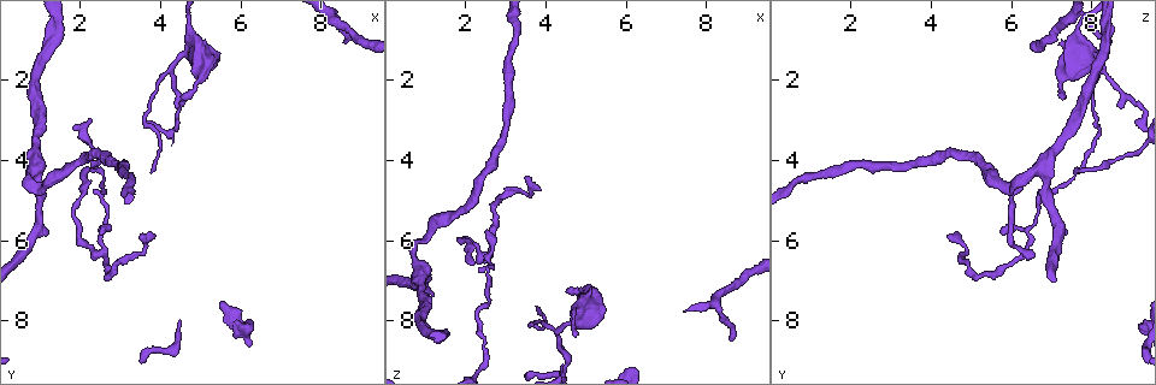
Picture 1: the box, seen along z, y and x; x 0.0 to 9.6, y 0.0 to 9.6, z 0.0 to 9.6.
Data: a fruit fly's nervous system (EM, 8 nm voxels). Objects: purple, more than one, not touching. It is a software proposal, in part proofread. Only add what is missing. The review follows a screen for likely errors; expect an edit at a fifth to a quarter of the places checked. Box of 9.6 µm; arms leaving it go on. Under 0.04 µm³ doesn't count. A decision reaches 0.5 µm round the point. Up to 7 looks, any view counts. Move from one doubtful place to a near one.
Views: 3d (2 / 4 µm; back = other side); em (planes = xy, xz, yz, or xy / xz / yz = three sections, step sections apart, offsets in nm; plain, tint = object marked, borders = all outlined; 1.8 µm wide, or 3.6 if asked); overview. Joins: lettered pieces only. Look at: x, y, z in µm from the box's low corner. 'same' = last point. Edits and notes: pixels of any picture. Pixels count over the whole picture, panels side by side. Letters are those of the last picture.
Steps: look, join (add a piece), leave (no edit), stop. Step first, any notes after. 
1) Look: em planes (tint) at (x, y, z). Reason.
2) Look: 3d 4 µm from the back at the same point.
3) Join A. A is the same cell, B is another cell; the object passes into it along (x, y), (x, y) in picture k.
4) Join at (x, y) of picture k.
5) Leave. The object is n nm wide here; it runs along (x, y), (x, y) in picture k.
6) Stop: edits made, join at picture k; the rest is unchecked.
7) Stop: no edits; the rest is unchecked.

Look: 3d 4 µm at (2.40, 6.30, 6.45). A fork.

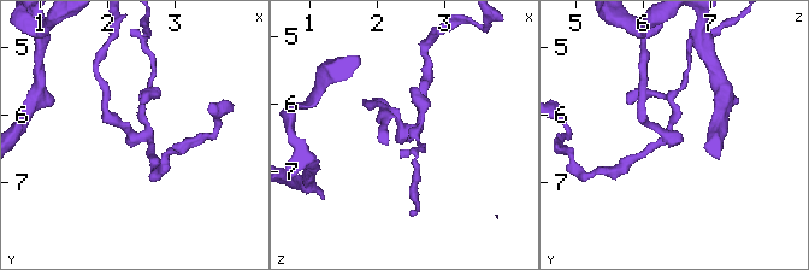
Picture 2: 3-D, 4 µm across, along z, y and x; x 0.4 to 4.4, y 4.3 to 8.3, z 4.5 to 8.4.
Look: em xy step 16 (borders) at (2.50, 6.30, 6.45). Shape alone is not enough.

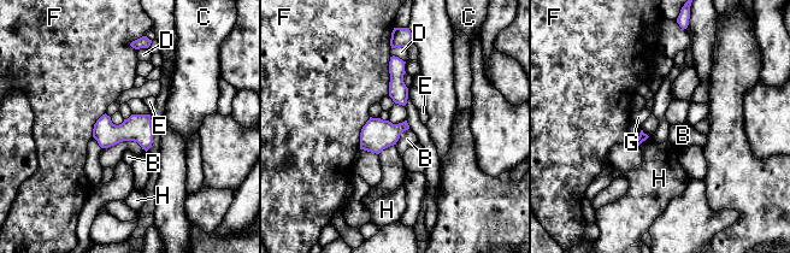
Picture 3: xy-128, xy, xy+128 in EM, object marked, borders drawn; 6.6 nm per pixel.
Look: em planes (borders) at the same point.

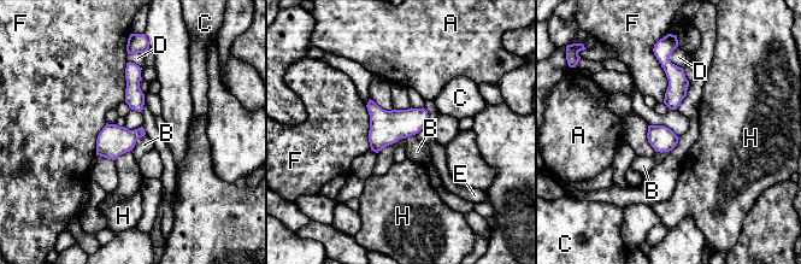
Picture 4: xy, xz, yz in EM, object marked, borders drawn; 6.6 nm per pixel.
Leave. The object is 170 nm wide here; A, B, C, D, E, F and H are other cells; a border runs along (145, 134), (131, 150) in picture 4; no lettered piece goes on from it.

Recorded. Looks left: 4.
Look: 3d 2 µm at (3.50, 5.90, 4.40). Tapers out.

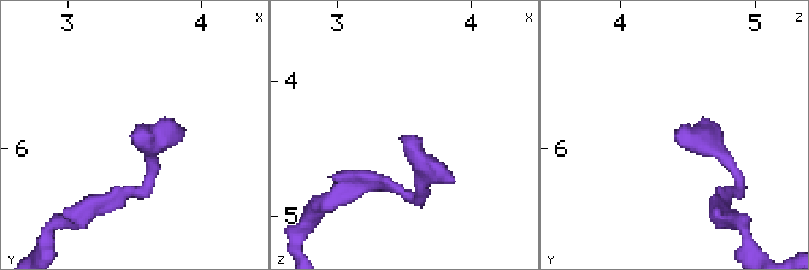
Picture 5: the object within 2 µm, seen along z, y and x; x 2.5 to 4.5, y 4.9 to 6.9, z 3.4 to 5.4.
Look: em planes (borders) at (3.54, 5.86, 4.38). Now the EM.

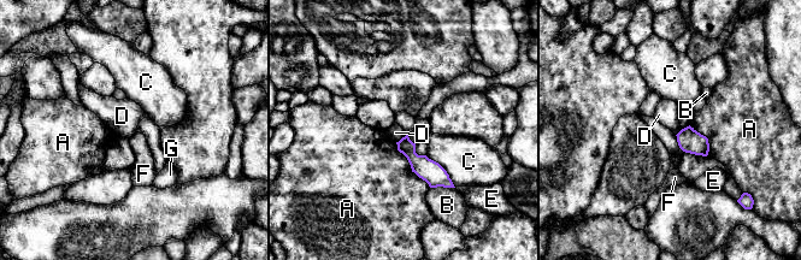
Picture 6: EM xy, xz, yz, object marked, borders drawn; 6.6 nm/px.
Leave. A, B, C, D, E, F and G are other cells; it runs along (400, 145), (425, 169), (449, 184) in picture 6; no lettered piece goes on from it.

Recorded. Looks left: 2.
Stop: no edits; the rest is unchecked.

